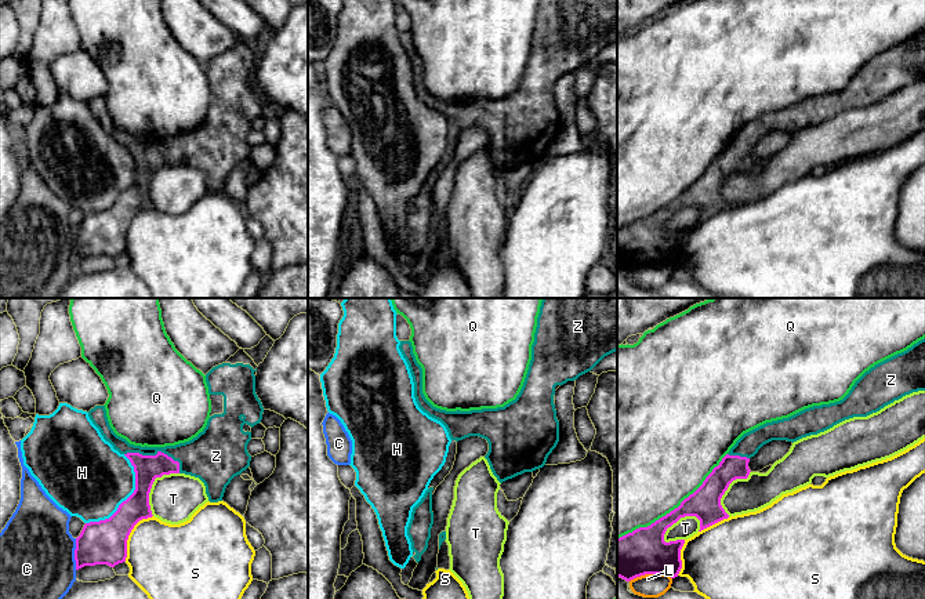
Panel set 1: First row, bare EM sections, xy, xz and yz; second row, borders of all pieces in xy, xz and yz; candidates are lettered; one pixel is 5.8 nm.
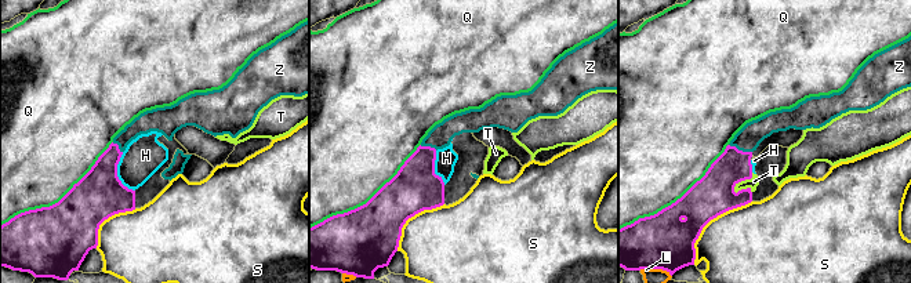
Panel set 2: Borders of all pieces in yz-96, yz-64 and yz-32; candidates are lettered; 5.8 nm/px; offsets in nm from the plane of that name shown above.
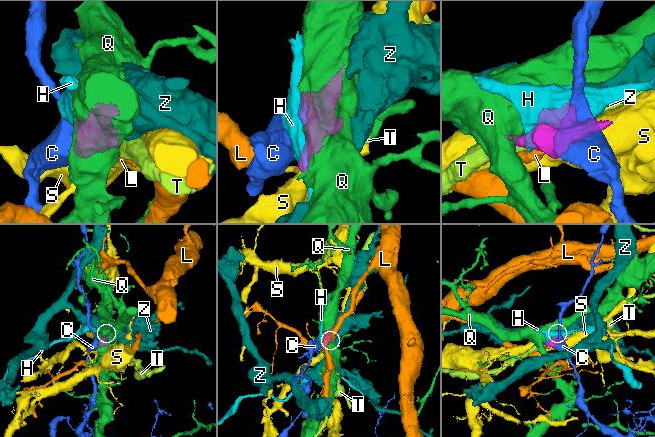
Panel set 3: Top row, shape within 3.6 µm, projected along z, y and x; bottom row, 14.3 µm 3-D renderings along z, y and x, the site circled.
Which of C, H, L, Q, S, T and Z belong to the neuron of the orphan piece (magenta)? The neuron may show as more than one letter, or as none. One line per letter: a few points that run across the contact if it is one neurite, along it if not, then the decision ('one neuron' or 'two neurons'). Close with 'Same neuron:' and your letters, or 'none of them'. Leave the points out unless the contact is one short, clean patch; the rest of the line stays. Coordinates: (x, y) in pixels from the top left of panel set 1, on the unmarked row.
C: two neurons
H: two neurons
L: line yz (671, 268), (667, 265), (641, 265), (630, 272); two neurons
Q: two neurons
S: two neurons
T: two neurons
Z: one neuron
Same neuron: Z

